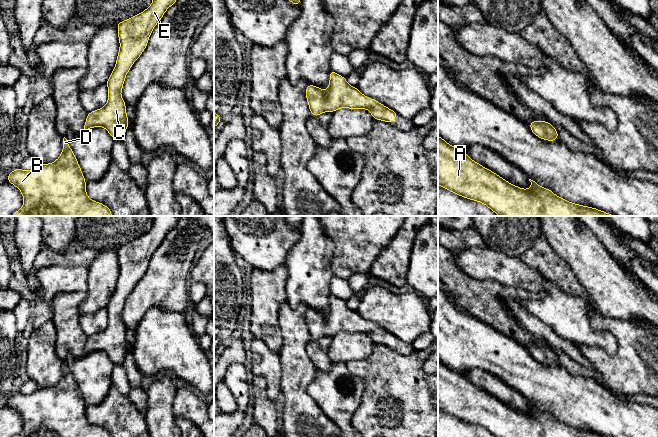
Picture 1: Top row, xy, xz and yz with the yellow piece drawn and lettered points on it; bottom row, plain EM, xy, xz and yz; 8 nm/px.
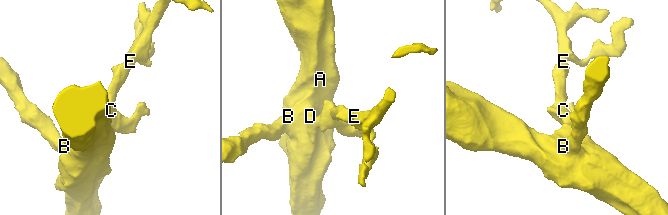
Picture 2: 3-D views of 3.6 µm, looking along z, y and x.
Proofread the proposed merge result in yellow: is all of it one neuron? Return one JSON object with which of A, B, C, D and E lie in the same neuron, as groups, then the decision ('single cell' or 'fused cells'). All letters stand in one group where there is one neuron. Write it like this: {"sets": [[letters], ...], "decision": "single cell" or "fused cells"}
{"sets": [["A", "B", "C", "D", "E"]], "decision": "single cell"}

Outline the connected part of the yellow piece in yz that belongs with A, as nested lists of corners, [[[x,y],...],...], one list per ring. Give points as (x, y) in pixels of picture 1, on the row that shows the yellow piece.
[[[438,135],[438,185],[486,205],[498,216],[614,216],[569,202],[529,181],[529,189],[509,183]]]

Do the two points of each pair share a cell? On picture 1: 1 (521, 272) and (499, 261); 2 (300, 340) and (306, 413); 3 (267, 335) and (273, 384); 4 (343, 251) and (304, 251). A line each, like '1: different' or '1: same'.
1: same
2: same
3: different
4: different

